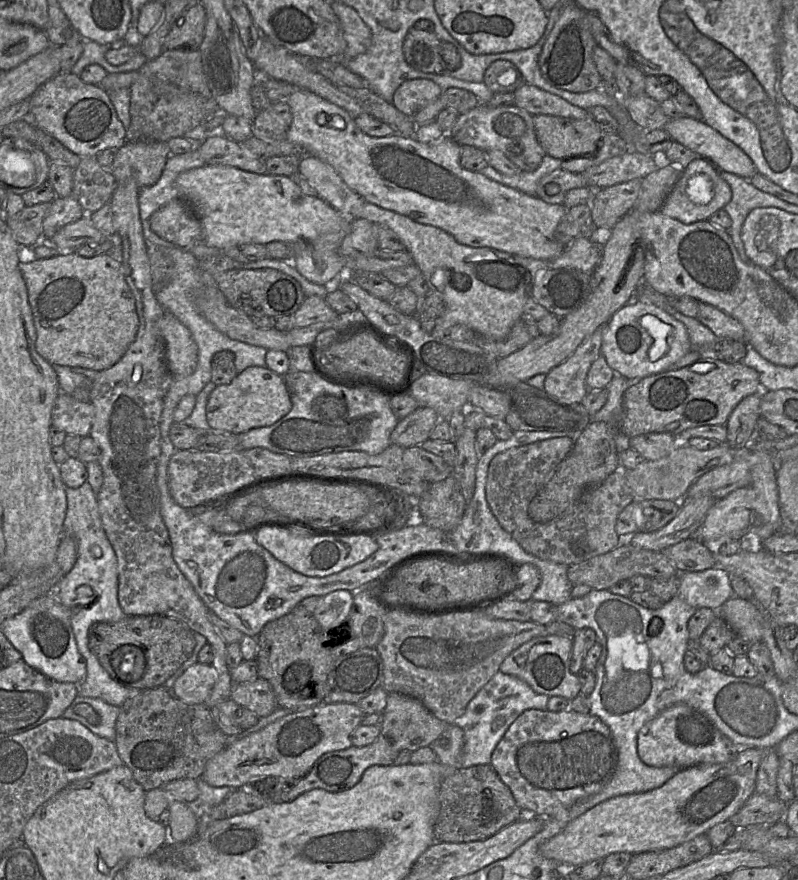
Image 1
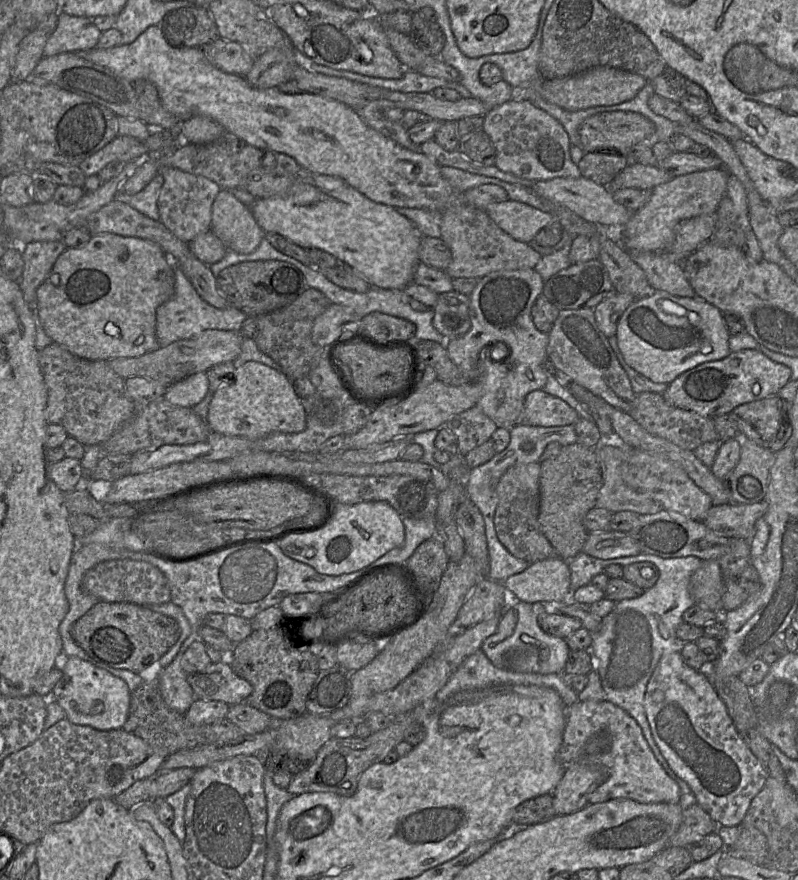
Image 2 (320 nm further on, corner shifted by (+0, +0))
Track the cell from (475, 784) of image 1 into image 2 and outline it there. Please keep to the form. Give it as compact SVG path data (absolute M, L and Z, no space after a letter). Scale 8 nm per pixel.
M551 793L528 799L513 811L512 822L516 827L525 827L550 820L557 816Z

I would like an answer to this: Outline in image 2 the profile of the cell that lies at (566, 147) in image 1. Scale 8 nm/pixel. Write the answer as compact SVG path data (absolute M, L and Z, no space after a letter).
M631 111L601 112L585 119L579 127L584 152L626 155L630 149L655 133L654 123Z

